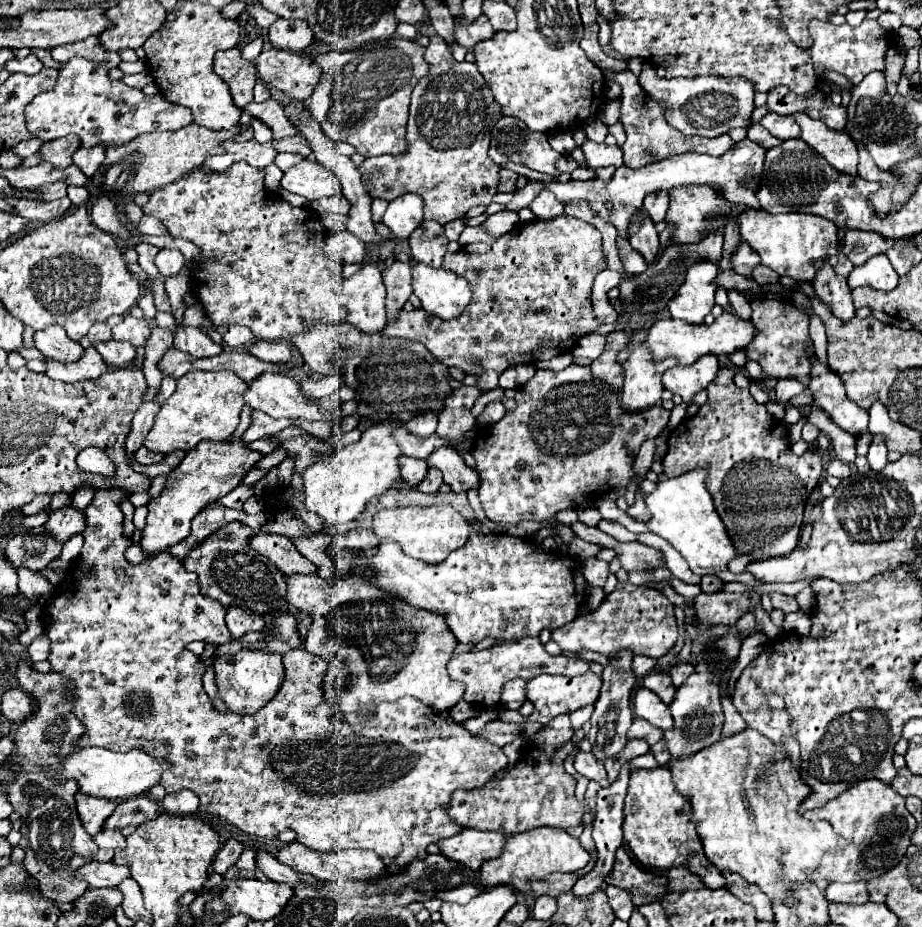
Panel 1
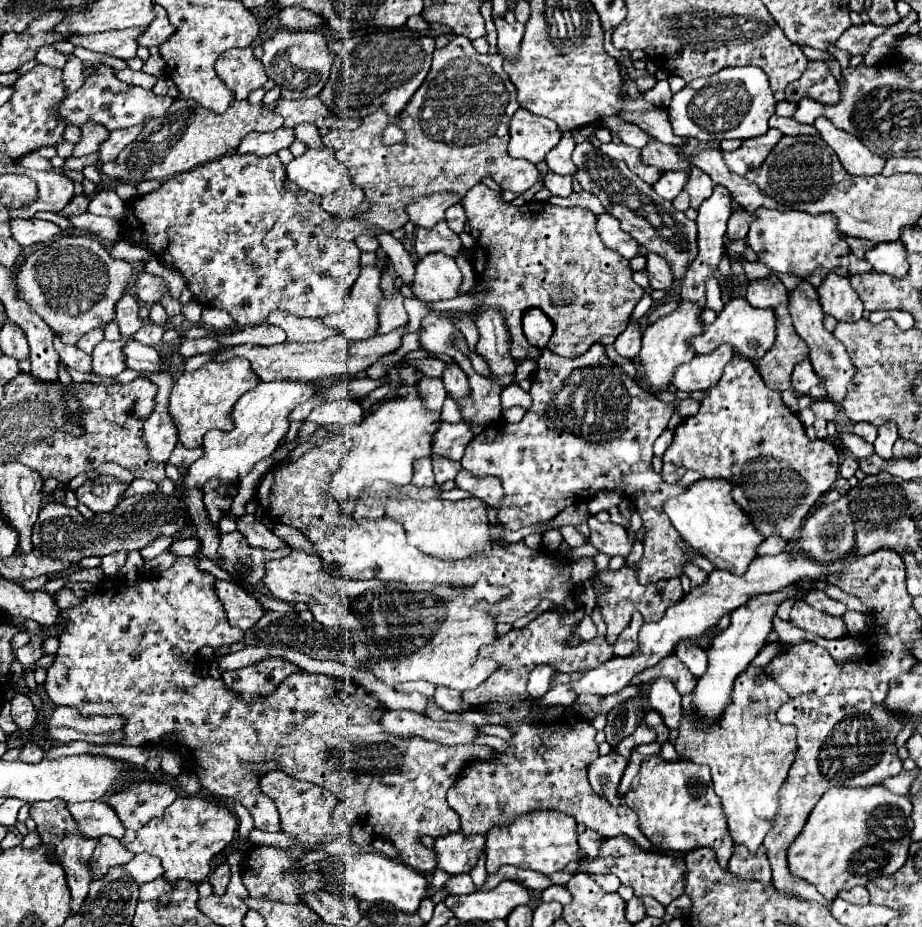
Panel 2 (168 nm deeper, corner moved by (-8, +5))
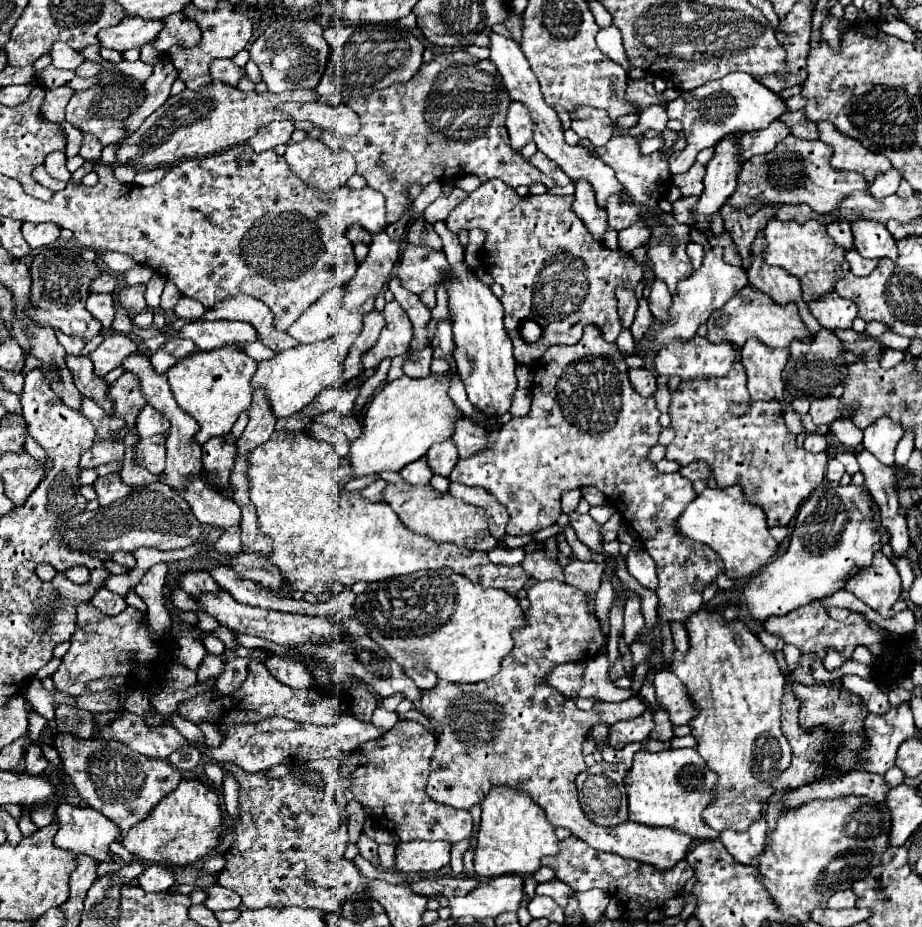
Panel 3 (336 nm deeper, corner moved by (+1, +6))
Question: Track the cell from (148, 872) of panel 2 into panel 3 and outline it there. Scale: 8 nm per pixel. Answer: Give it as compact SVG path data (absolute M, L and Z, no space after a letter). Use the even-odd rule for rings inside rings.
M147 864L143 874L137 878L141 888L147 892L161 892L161 890L169 890L175 884L173 874L163 868L161 864Z

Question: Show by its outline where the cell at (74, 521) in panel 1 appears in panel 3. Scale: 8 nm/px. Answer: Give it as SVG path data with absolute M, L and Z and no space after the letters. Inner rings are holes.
M107 474L107 476L97 478L93 482L93 488L97 492L97 502L101 506L109 506L111 502L125 498L131 492L131 486L123 484L123 480L117 474Z

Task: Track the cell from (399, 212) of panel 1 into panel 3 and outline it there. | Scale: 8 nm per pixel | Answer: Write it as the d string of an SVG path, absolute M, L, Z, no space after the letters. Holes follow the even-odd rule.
M453 188L449 194L441 194L435 202L431 202L425 212L423 212L423 218L427 222L437 222L437 220L445 220L451 212L451 208L455 208L455 204L459 204L459 200L463 200L463 196L467 196L467 192L459 190L459 188Z

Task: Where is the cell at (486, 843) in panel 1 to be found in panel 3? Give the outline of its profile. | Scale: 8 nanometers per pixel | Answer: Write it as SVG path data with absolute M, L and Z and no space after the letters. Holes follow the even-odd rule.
M415 840L397 846L395 870L399 872L437 872L451 860L451 842Z

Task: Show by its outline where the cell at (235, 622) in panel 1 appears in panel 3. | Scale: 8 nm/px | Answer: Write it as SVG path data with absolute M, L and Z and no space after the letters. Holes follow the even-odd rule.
M195 570L195 572L185 572L177 578L177 584L191 596L201 596L201 594L215 594L221 588L215 584L215 580L205 572L205 570Z

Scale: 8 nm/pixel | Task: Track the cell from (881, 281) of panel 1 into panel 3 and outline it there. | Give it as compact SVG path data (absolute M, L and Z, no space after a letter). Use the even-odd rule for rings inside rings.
M855 220L851 224L851 230L853 230L853 236L855 236L855 250L863 258L897 260L895 238L887 232L887 228L881 222Z

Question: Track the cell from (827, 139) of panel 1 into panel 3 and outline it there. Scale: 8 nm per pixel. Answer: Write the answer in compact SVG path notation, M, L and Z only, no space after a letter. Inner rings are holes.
M819 122L817 128L819 128L819 134L821 134L819 140L833 146L833 158L831 158L833 168L859 172L869 182L873 182L879 172L891 168L891 162L885 156L871 154L871 150L863 148L857 140L843 136L833 124Z

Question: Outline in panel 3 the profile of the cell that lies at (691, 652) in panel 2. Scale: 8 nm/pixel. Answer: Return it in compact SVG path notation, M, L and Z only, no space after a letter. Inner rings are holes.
M671 622L671 632L673 632L673 642L675 642L677 652L687 654L687 652L689 652L689 636L687 636L685 624L681 624L681 622Z

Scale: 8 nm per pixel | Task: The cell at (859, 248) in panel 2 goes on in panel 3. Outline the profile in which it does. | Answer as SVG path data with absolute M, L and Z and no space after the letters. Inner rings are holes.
M847 220L829 222L829 224L827 224L827 232L829 232L829 236L835 240L837 246L841 246L843 250L853 250L853 232L851 232L851 222L847 222Z

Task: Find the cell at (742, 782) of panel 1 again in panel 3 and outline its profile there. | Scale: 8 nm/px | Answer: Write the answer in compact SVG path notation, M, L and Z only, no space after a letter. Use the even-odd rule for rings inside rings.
M701 608L685 622L685 626L689 632L691 652L687 652L687 656L679 656L677 652L671 670L687 688L691 702L699 710L699 714L689 722L691 736L697 740L697 752L707 762L707 766L719 776L715 784L715 798L705 808L703 820L707 820L707 824L717 832L743 832L763 816L763 800L775 794L773 780L777 780L791 764L791 746L779 728L781 696L785 686L783 674L779 670L779 664L775 662L775 656L741 620L725 624L723 614L703 612Z

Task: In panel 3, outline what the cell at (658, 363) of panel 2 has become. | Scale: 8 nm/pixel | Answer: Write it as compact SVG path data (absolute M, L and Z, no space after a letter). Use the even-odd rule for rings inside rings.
M713 248L711 252L705 254L701 268L695 270L685 282L677 284L677 294L673 296L673 304L669 308L669 320L649 334L649 344L655 350L661 350L663 346L675 340L691 340L697 334L697 328L705 324L717 308L721 308L731 296L735 296L735 292L739 292L747 284L749 282L745 268L723 262L723 250Z

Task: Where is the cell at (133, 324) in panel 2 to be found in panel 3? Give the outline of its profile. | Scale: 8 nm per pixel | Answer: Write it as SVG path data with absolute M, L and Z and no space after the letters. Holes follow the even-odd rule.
M91 294L87 298L87 310L91 310L91 314L101 322L105 332L113 328L113 318L115 318L113 294Z

